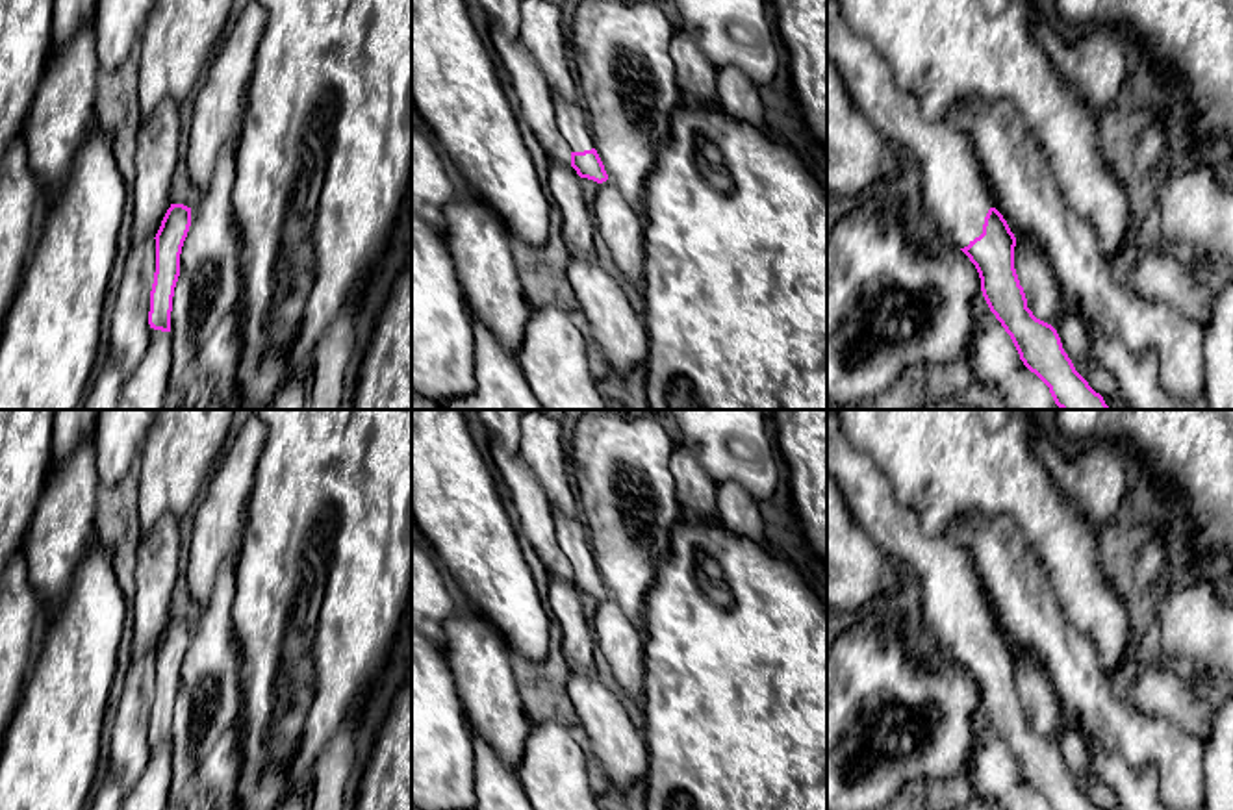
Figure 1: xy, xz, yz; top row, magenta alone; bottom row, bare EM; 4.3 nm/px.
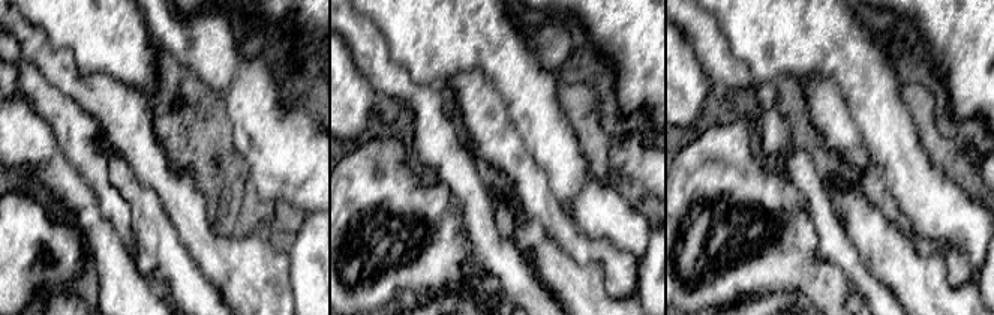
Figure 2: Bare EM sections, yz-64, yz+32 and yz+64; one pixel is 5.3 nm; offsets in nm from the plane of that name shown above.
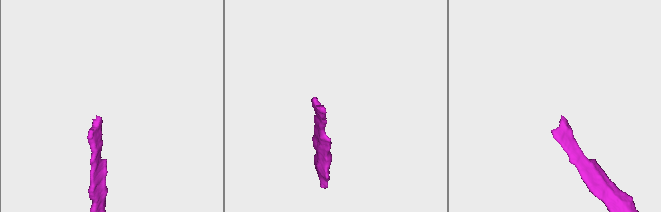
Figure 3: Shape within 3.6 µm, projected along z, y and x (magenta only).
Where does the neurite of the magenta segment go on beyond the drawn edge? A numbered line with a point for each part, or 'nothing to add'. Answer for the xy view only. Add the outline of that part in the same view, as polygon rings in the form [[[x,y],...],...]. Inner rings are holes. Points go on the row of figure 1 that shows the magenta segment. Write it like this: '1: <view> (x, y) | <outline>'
nothing to add

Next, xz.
1: xz (572, 117) | [[[553,96],[553,106],[556,111],[556,124],[569,145],[571,152],[584,152],[595,148],[588,113],[578,98],[566,100],[562,96]]]

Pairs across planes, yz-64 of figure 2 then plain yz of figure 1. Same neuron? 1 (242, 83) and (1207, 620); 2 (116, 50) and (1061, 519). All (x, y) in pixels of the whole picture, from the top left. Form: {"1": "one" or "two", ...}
{"1": "one", "2": "one"}

